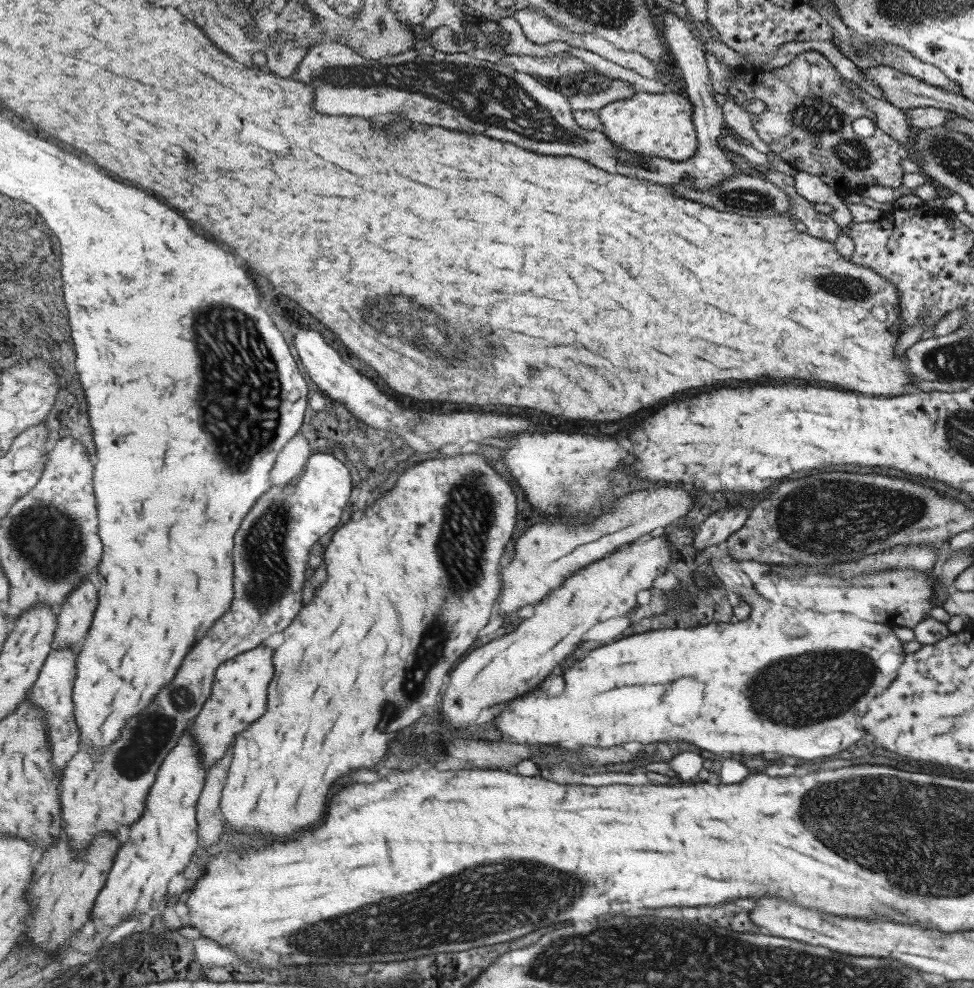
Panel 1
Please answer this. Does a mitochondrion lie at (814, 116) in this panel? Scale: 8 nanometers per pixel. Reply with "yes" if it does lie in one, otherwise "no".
yes

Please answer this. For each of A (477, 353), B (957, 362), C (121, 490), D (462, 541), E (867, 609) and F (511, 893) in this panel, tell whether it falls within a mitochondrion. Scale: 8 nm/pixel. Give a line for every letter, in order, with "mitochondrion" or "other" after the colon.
A: mitochondrion
B: mitochondrion
C: other
D: mitochondrion
E: other
F: mitochondrion

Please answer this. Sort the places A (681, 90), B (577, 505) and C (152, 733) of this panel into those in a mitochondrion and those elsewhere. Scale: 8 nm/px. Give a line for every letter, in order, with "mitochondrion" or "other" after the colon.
A: other
B: mitochondrion
C: mitochondrion

